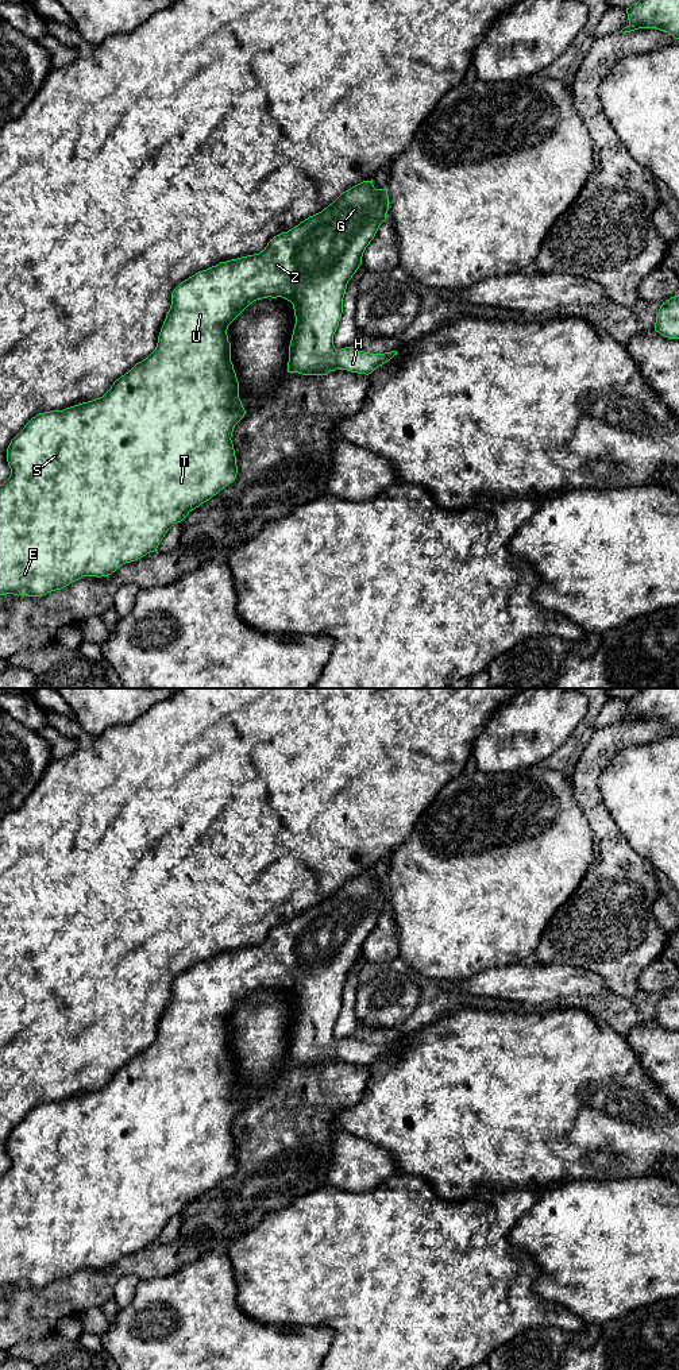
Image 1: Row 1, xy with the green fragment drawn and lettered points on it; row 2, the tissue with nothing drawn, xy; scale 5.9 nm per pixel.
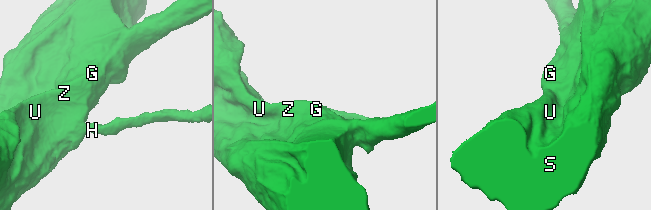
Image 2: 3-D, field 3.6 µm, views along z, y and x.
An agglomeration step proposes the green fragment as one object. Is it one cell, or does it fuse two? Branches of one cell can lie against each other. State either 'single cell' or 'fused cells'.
single cell

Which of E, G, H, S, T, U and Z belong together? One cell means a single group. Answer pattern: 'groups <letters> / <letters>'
groups E G H S T U Z

